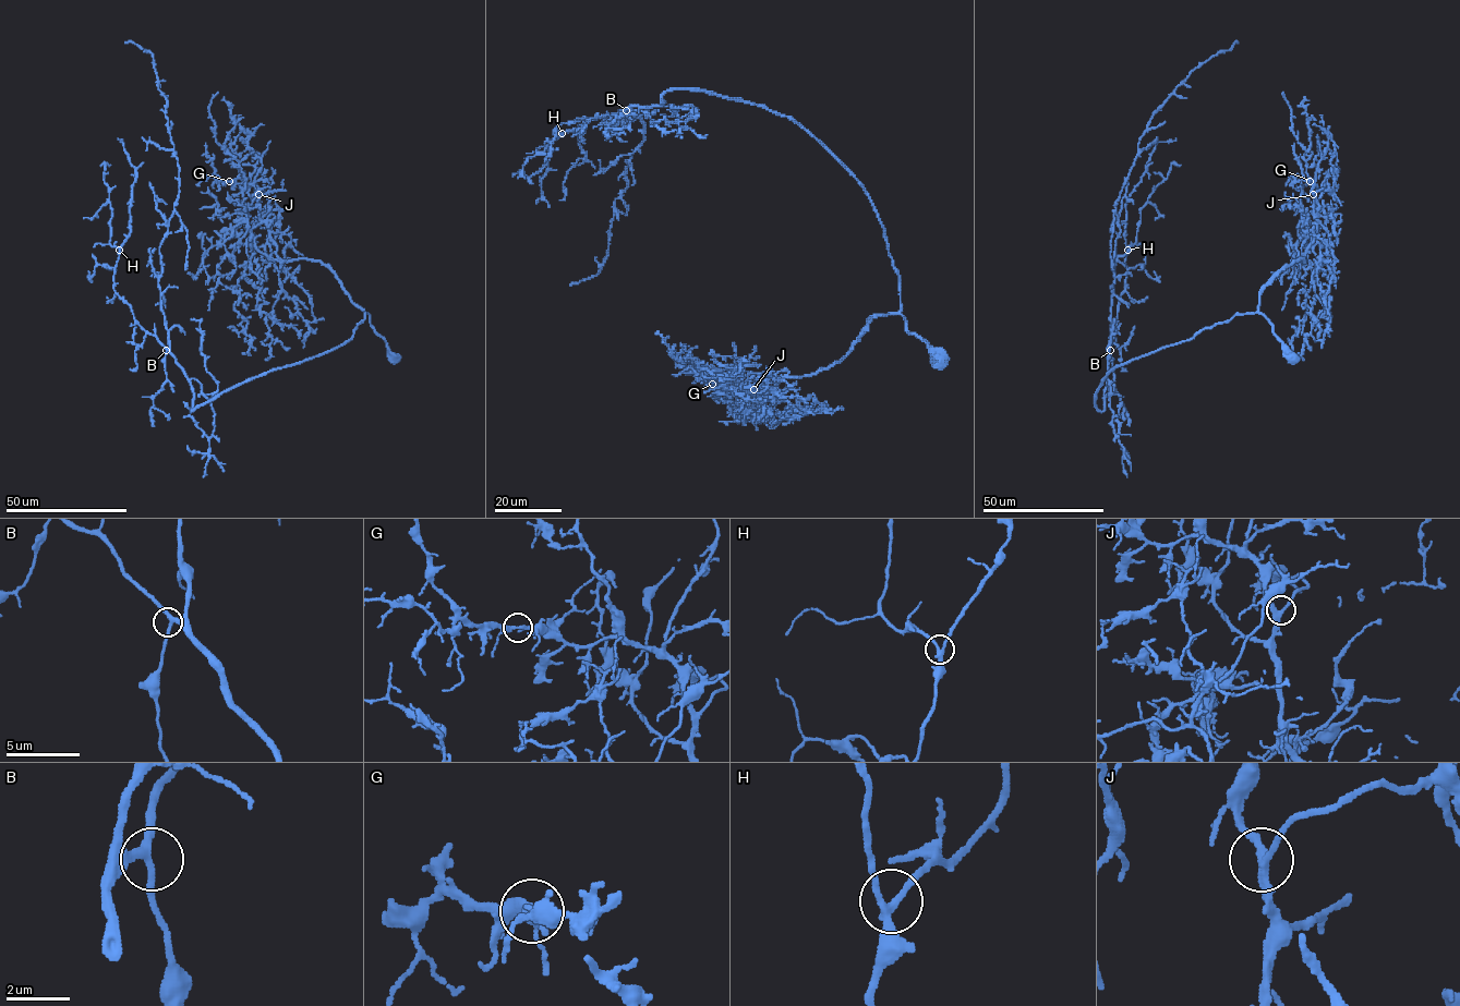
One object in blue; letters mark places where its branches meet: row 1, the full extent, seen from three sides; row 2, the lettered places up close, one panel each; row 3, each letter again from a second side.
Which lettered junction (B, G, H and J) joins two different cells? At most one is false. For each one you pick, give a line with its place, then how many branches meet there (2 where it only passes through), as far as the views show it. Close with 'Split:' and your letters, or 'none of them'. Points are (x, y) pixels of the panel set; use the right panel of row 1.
Split: none of them

